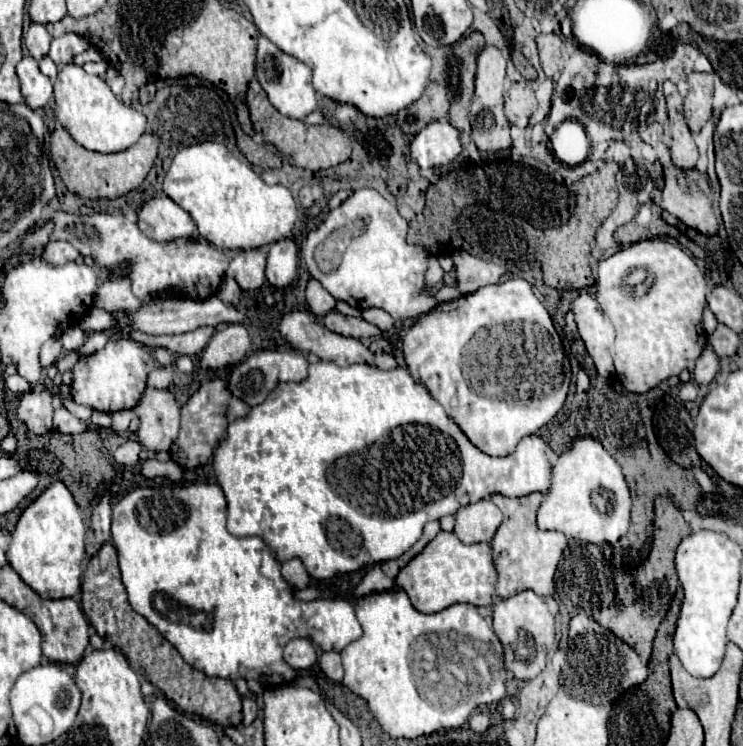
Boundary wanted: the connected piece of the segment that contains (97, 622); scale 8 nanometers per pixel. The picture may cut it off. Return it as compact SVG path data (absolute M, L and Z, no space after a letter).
M106 541L88 561L88 567L84 571L84 583L82 583L82 611L86 613L90 625L96 629L96 633L110 641L112 647L120 649L132 667L140 673L146 675L146 679L160 687L168 699L172 699L178 707L184 711L196 713L212 723L218 723L222 727L228 725L240 725L242 721L242 699L234 687L232 681L216 681L214 691L206 677L192 669L182 655L162 637L162 633L150 625L142 615L138 615L126 597L126 589L120 579L120 569L118 569L118 557L116 549L110 541Z

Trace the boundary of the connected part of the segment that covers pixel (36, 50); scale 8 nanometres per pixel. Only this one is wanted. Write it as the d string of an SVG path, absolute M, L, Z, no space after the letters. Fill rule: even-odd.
M32 23L30 29L28 29L28 33L24 35L24 43L28 47L28 53L34 55L34 59L42 59L48 53L50 41L52 41L50 33L40 23Z

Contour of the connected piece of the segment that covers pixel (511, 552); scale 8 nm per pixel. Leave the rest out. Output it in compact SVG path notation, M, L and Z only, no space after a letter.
M498 493L492 495L492 501L506 515L506 519L502 521L500 529L492 539L492 557L494 557L494 567L498 571L498 583L496 583L498 597L510 597L524 589L532 589L538 595L554 593L554 571L568 541L562 533L548 533L536 527L536 511L542 499L544 499L542 493L530 493L516 499Z

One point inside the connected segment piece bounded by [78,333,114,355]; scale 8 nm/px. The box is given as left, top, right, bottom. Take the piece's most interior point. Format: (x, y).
(96, 341)

